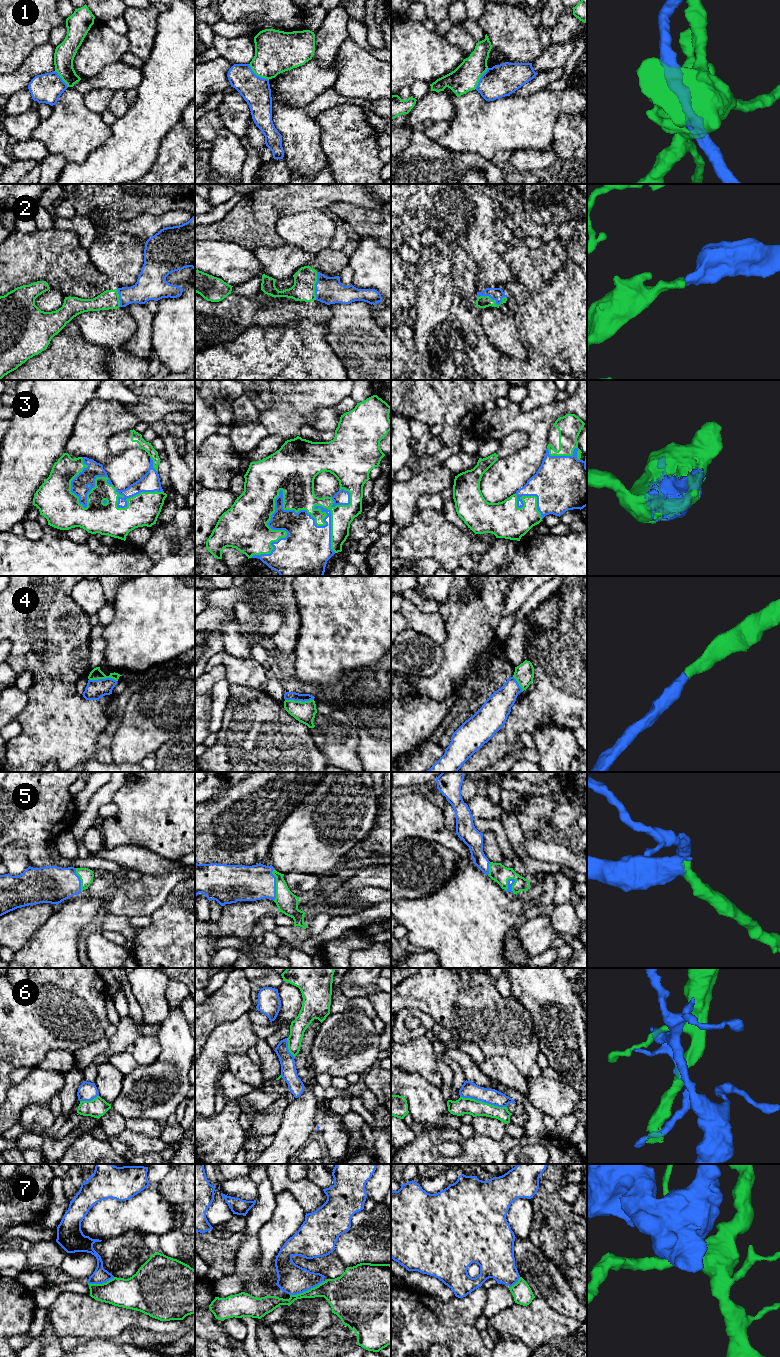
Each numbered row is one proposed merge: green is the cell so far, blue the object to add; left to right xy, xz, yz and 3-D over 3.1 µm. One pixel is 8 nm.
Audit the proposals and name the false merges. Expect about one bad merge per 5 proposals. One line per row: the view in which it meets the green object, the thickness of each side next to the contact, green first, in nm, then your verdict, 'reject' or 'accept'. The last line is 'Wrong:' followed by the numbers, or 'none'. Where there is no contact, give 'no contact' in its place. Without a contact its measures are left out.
1: xz | 340/220 nm | reject
2: yz | 100/100 nm | accept
3: xz | 380/170 nm | accept
4: xz | 170/70 nm | accept
5: yz | 150/50 nm | accept
6: yz | 130/130 nm | reject
7: xz | 240/240 nm | reject
Wrong: 1, 6, 7

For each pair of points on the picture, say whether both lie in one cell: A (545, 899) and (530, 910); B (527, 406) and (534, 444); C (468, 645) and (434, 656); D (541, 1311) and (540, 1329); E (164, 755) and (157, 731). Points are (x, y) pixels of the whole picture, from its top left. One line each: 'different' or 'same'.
A: same
B: different
C: different
D: same
E: different

